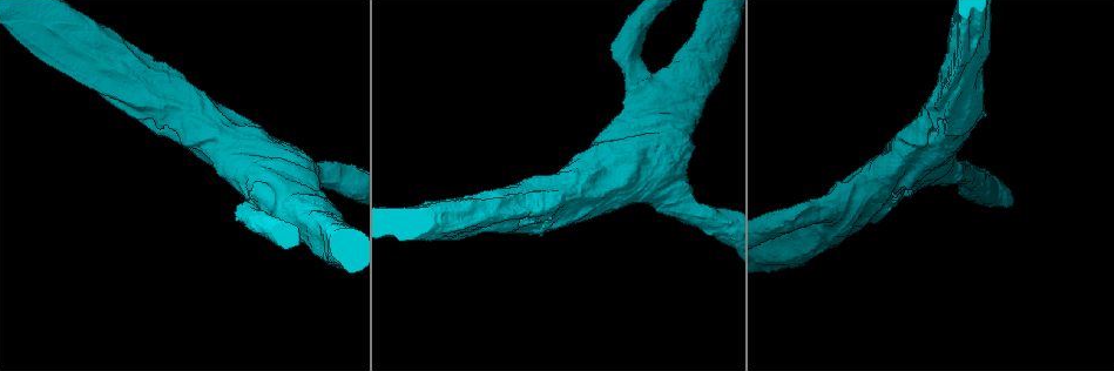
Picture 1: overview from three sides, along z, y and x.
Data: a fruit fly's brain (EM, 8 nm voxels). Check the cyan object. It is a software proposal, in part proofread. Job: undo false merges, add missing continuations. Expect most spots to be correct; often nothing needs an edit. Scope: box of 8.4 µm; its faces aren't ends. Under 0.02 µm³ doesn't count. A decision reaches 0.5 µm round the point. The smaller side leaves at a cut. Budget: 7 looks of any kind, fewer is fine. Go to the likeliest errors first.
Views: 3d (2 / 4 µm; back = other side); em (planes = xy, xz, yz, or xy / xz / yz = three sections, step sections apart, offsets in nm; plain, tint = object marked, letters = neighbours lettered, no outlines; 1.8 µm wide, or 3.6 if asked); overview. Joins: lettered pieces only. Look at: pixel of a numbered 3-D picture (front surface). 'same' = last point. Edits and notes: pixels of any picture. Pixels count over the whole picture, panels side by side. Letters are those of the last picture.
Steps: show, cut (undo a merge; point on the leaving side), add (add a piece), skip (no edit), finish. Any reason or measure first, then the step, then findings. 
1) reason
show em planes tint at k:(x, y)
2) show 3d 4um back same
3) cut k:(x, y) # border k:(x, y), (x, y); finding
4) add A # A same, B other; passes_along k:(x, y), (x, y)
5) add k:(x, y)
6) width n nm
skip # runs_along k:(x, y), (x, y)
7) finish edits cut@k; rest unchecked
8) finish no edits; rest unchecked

show 3d 4um at 1:(37, 34)

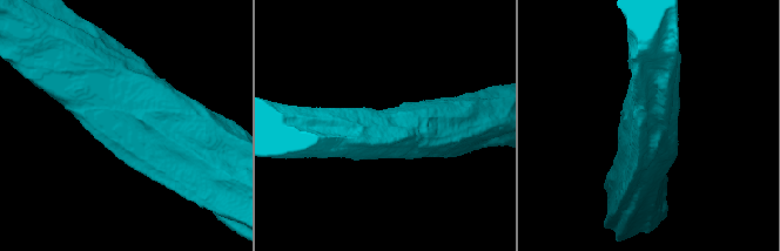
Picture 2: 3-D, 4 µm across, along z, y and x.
shape alone is not enough
show em 3.6um xy step 8 tint at 2:(643, 128)

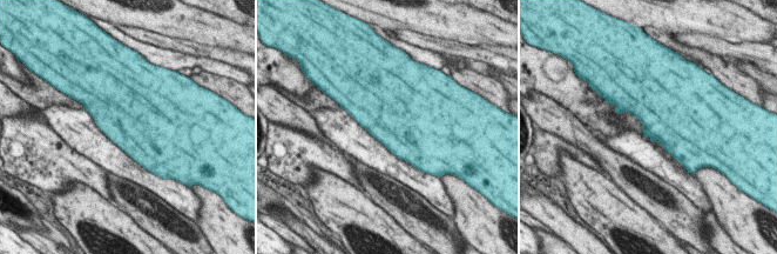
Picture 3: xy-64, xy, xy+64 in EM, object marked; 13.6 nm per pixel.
show em 3.6um planes letters same

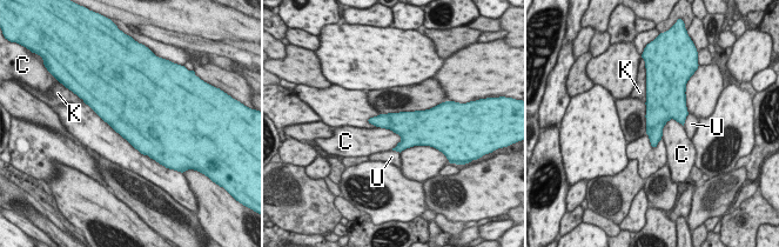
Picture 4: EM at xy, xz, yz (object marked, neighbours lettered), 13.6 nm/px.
skip # C other, K other, U other; border 4:(376, 126), (391, 129), (401, 141); all the same neuron

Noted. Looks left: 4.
an open end
show em 3.6um planes letters at 1:(316, 163)

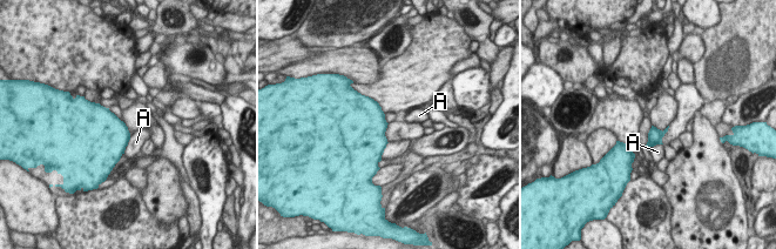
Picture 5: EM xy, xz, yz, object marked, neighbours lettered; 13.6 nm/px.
skip # A other; border 5:(130, 138), (123, 153); none of them fits

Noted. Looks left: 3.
closes a loop
show em 3.6um yz step 8 plain at 1:(842, 205)

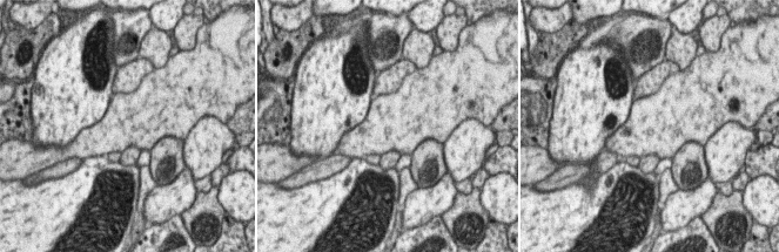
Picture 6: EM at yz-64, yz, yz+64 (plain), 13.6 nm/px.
what lies round it
show em 3.6um yz step 8 letters same

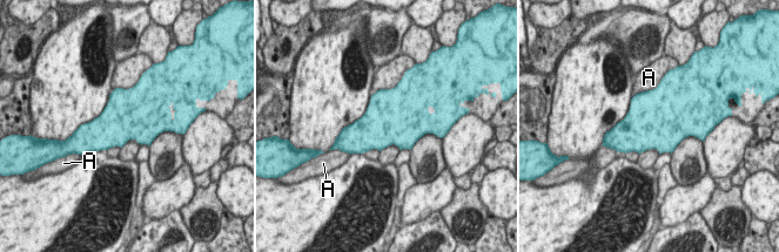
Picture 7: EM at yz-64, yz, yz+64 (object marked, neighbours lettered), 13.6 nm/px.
longest_contact A 320 nm
skip # A other; continuous, no second neuron

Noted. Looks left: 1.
finish no edits; rest unchecked

